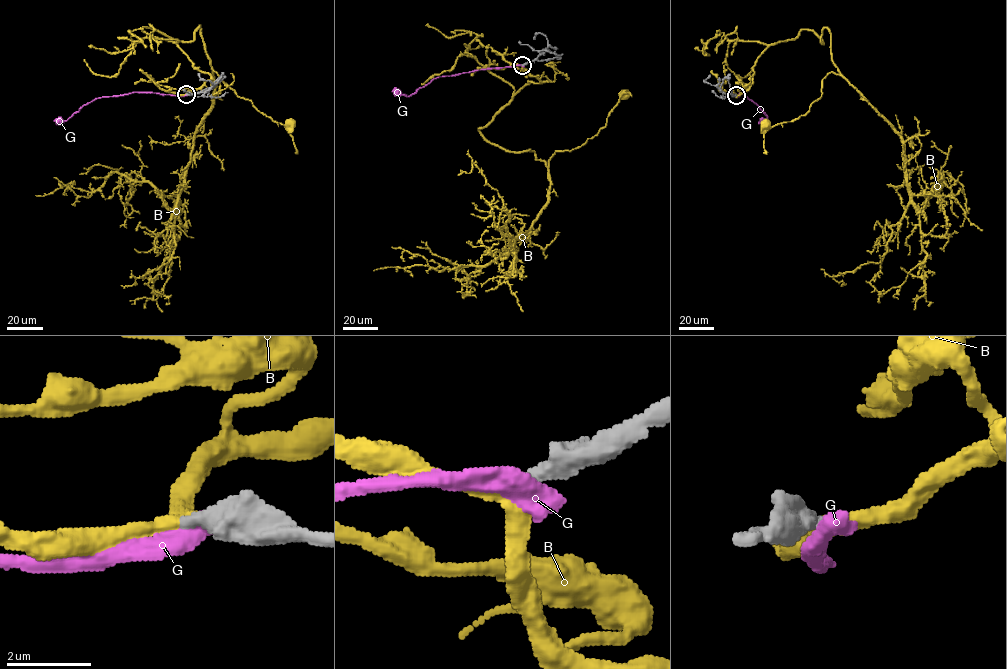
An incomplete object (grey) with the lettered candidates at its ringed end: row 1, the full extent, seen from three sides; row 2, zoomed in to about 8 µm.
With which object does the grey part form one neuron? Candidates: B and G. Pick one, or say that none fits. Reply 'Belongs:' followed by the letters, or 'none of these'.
Belongs: B

